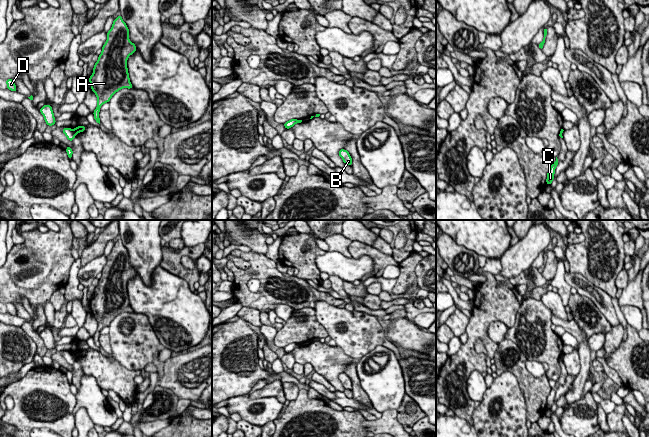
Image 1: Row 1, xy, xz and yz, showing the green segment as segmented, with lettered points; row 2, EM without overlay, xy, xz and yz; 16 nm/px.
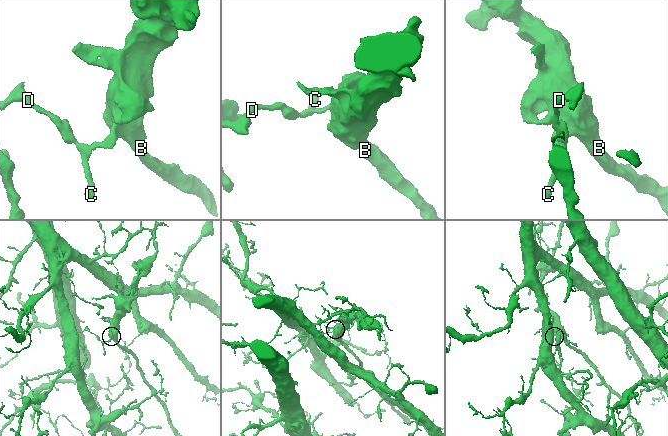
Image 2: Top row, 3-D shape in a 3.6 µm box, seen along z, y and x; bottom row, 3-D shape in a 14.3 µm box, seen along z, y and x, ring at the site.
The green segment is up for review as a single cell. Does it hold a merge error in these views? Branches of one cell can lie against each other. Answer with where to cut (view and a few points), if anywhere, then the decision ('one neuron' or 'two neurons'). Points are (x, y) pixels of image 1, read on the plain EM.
cut in xy along (73, 353), (75, 357); two neurons

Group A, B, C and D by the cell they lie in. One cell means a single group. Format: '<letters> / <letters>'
A B / C D

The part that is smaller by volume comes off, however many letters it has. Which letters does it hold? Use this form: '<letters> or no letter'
A, B

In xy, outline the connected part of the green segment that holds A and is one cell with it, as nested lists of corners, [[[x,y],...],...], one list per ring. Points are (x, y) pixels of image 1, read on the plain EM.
[[[121,239],[114,243],[111,253],[107,256],[107,264],[98,285],[89,301],[92,315],[97,321],[97,331],[93,336],[94,343],[100,348],[100,331],[108,327],[112,320],[123,312],[132,313],[127,284],[137,274],[129,263],[129,253]]]

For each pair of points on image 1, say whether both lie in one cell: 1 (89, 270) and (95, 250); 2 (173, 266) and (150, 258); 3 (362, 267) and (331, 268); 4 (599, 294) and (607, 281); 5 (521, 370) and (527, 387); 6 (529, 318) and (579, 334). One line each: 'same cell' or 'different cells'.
1: different cells
2: different cells
3: same cell
4: different cells
5: same cell
6: different cells

